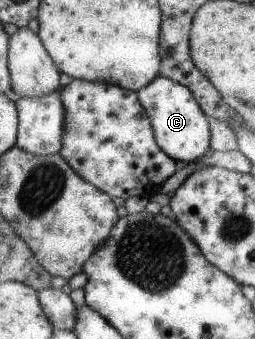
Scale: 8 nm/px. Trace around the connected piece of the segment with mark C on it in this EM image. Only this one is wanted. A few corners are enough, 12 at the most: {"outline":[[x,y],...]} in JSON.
{"outline":[[161,75],[138,92],[162,150],[194,162],[211,150],[211,117]]}

